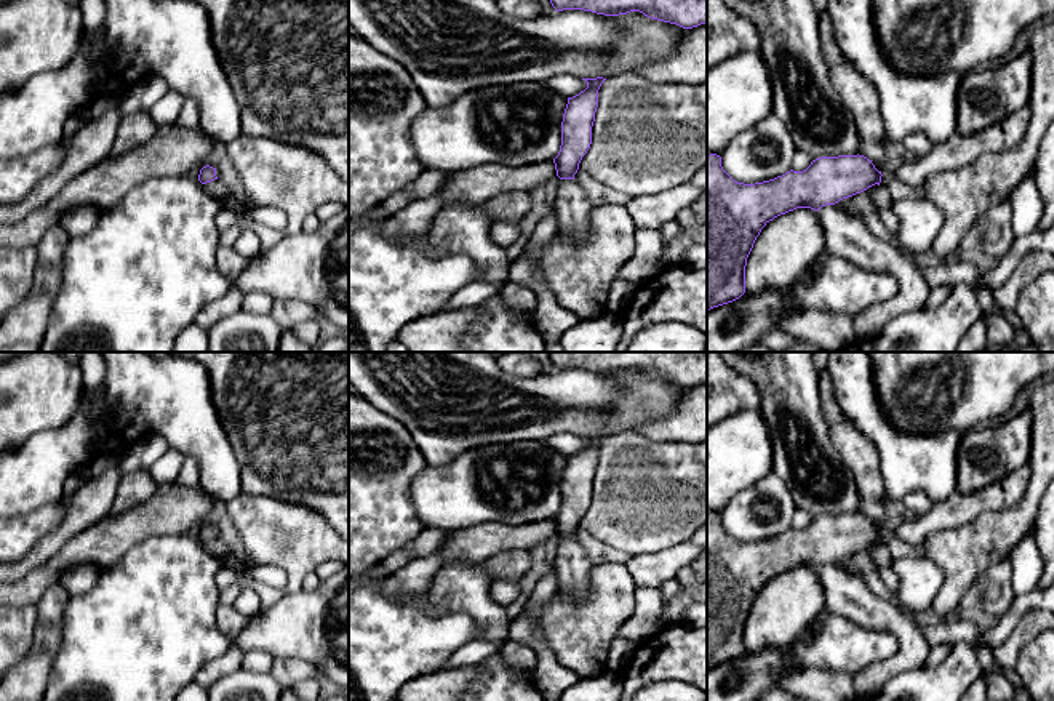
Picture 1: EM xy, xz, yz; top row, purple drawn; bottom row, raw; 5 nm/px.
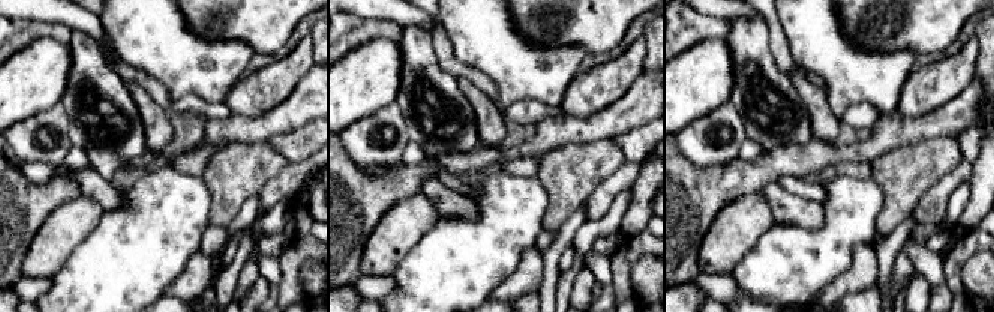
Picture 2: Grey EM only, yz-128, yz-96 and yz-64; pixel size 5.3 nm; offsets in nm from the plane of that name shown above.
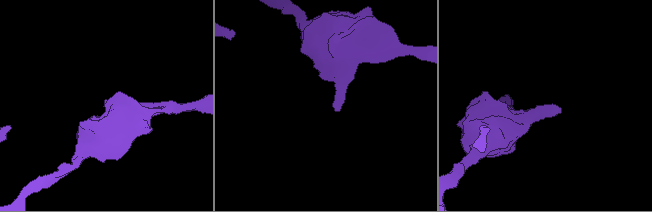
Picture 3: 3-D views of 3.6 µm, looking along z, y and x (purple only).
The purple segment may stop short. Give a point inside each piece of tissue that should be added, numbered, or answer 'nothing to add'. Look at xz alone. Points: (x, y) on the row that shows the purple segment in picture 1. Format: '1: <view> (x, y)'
1: xz (573, 208)

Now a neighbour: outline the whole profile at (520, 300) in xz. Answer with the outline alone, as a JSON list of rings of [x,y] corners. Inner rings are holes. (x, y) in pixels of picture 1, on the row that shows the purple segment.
[[[509,280],[501,286],[499,294],[518,320],[533,322],[537,307],[537,296],[533,290]]]

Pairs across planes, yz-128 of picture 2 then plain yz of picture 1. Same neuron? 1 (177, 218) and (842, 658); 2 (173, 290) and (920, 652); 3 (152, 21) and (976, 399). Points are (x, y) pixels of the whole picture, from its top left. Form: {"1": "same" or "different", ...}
{"1": "same", "2": "same", "3": "different"}

